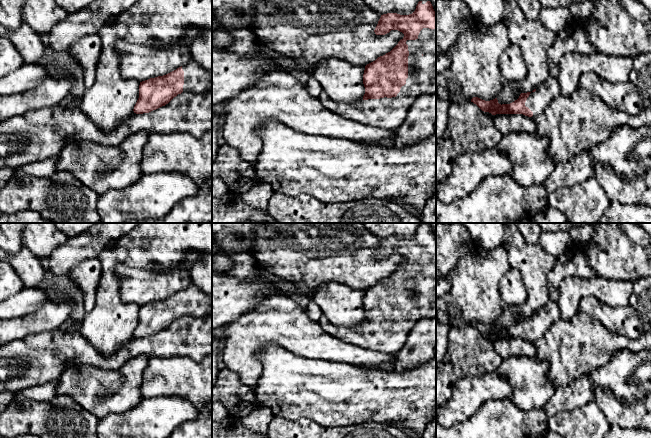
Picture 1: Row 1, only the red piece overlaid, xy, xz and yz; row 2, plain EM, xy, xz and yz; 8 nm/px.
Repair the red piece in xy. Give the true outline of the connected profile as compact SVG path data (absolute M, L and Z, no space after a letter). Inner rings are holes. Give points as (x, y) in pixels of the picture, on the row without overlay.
M193 284L166 299L140 306L139 322L133 335L136 338L149 337L184 315L212 317L212 294L206 294Z

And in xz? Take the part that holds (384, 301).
M419 225L415 235L409 239L387 237L381 239L374 254L376 259L385 259L391 254L398 254L404 261L388 277L378 281L365 290L363 308L365 318L357 328L334 326L324 315L318 321L320 326L330 335L362 348L378 352L397 353L404 346L413 327L421 319L436 317L436 236L430 225Z

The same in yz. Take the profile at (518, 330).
M570 245L562 256L558 257L554 268L548 273L549 301L532 316L521 317L519 322L510 328L499 328L497 322L485 325L473 321L471 326L482 335L496 338L523 338L534 342L542 337L546 330L561 319L558 306L559 284L566 277L596 277L585 252Z

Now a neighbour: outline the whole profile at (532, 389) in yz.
M509 357L503 359L501 365L494 371L505 377L513 388L510 399L520 410L528 411L542 409L553 397L556 388L547 377L548 362L537 357Z

